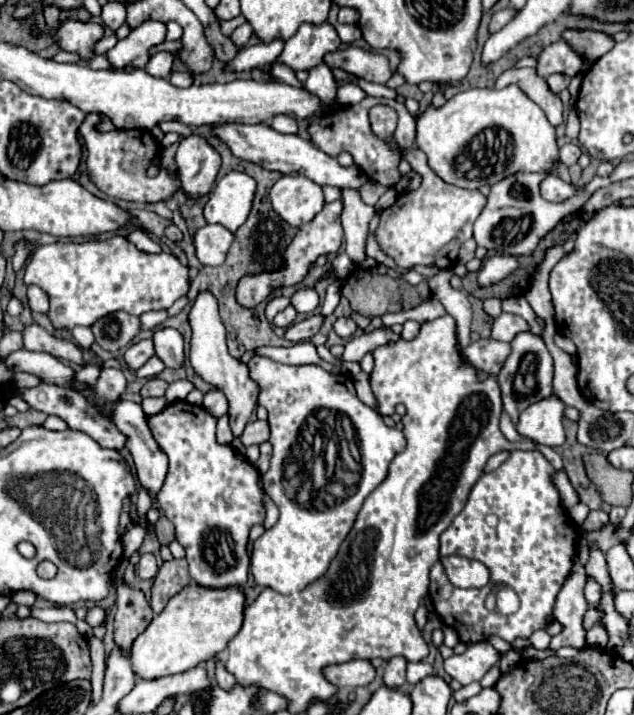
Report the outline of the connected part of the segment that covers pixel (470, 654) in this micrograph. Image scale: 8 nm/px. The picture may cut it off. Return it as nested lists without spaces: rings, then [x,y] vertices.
[[[480,641],[476,645],[470,645],[466,653],[444,659],[444,671],[460,681],[460,685],[470,685],[472,681],[482,679],[482,675],[494,667],[500,659],[500,653],[488,643]]]

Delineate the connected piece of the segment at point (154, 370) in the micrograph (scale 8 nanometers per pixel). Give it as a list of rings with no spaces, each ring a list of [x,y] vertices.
[[[154,355],[144,367],[140,367],[138,371],[136,371],[136,375],[138,377],[154,377],[154,375],[158,375],[158,373],[162,373],[164,371],[164,363]]]

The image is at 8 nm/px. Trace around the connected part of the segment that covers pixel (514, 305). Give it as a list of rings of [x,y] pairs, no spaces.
[[[510,297],[510,299],[504,299],[504,301],[502,301],[502,311],[506,311],[506,313],[516,313],[516,315],[524,317],[524,319],[530,323],[530,327],[532,327],[532,333],[538,335],[538,337],[542,335],[542,329],[540,329],[538,323],[536,323],[534,311],[532,311],[532,307],[528,305],[528,301],[526,301],[524,297]]]

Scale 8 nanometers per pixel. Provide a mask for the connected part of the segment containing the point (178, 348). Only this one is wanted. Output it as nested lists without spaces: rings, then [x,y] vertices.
[[[158,329],[154,333],[156,355],[166,363],[166,367],[178,369],[184,363],[184,339],[176,329]]]

